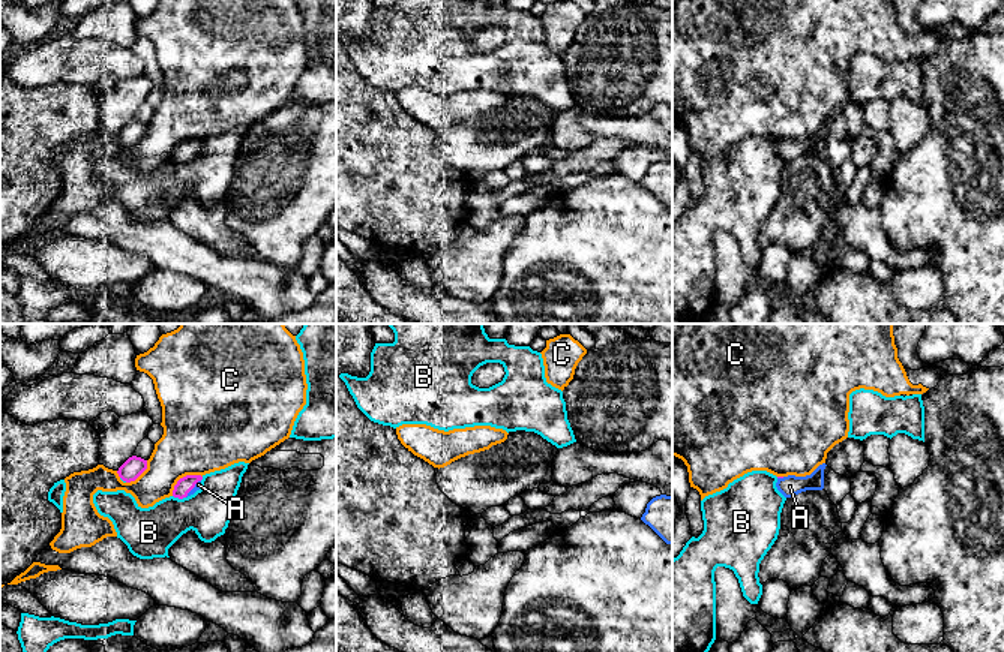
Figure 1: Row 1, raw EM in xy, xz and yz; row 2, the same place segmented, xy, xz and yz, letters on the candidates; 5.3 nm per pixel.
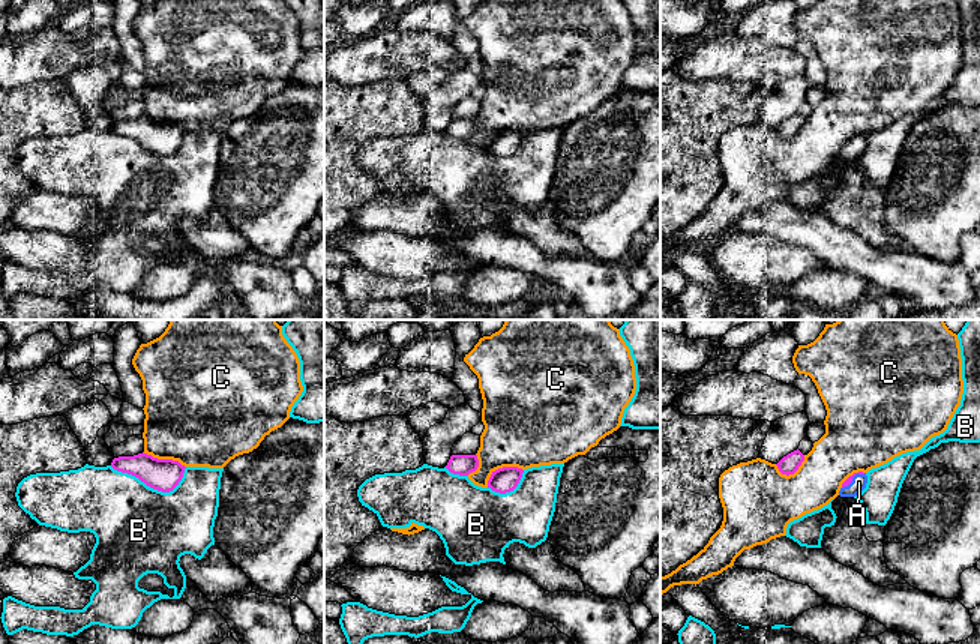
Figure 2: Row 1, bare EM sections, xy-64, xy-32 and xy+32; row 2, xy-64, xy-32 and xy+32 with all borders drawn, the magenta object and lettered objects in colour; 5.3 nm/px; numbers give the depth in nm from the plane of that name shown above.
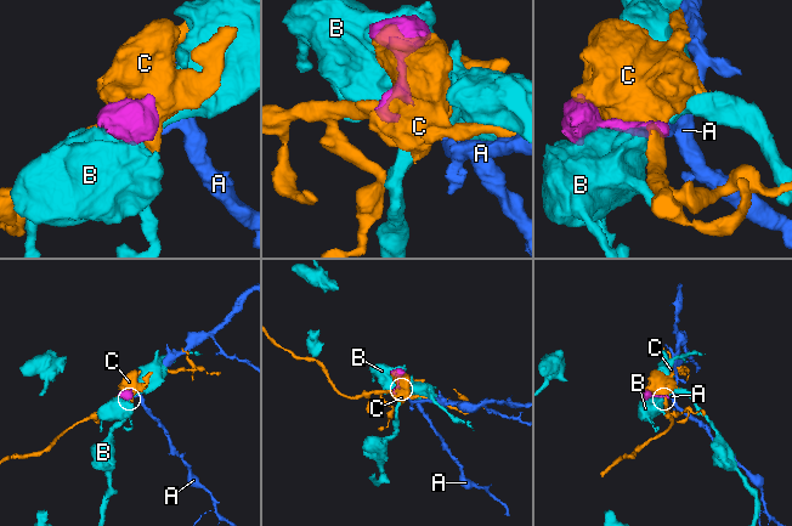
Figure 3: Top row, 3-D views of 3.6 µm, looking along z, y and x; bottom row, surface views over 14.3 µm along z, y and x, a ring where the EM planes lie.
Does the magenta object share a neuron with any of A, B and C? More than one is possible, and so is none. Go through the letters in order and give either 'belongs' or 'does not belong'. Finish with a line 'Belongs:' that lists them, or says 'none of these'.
A: belongs
B: does not belong
C: does not belong
Belongs: A

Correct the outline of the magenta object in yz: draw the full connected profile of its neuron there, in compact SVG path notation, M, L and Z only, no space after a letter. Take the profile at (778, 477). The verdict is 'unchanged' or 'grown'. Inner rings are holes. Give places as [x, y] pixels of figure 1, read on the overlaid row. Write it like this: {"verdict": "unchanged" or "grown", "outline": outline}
{"verdict": "grown", "outline": "M825 463L819 465L810 475L806 477L777 477L776 487L785 498L792 498L806 490L822 490L825 466Z"}

